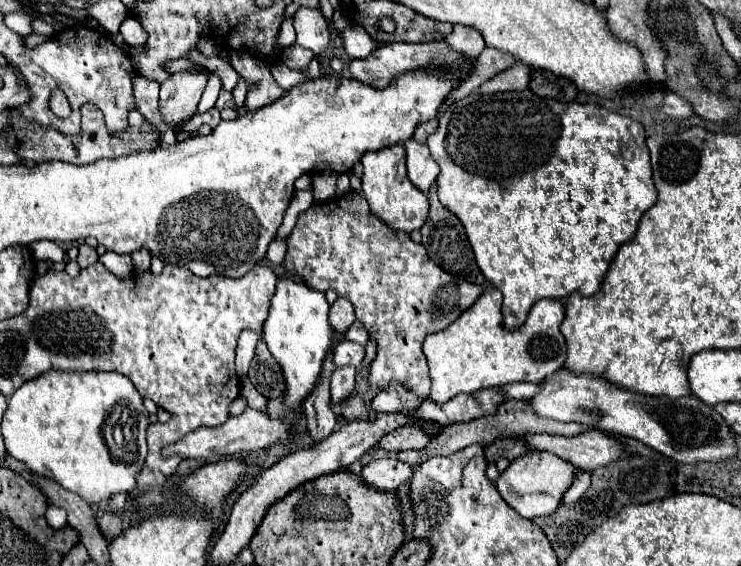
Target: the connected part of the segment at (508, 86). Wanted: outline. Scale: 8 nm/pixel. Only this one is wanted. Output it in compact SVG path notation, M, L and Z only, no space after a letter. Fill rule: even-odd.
M513 63L509 69L497 73L479 87L479 93L499 93L499 91L523 91L529 87L529 67L525 63Z

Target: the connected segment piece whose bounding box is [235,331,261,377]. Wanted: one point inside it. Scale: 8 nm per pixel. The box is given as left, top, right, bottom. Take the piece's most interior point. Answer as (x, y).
(248, 340)

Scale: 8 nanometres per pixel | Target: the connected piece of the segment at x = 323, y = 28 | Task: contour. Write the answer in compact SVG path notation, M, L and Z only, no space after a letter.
M301 7L295 13L295 31L297 43L305 49L311 49L315 55L321 55L329 45L329 27L319 9Z

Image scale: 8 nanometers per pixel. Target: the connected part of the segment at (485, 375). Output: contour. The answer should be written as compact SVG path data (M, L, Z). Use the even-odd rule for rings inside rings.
M487 287L487 291L465 311L457 321L453 321L449 327L437 333L429 333L423 341L423 353L427 357L427 367L431 373L431 393L427 397L409 397L407 387L391 383L385 389L379 389L371 401L373 411L385 411L385 413L395 413L395 411L411 411L417 409L425 399L431 399L435 403L447 403L459 393L475 393L479 389L487 387L503 387L507 383L517 383L517 381L529 381L529 383L541 383L547 375L559 371L565 363L565 339L559 331L559 325L563 321L565 307L561 301L555 299L541 299L533 305L529 311L529 317L525 325L517 331L507 331L503 327L503 315L501 315L501 291L495 287Z

